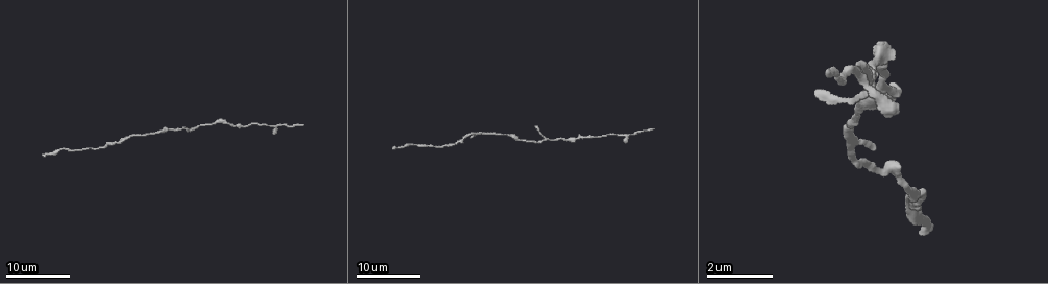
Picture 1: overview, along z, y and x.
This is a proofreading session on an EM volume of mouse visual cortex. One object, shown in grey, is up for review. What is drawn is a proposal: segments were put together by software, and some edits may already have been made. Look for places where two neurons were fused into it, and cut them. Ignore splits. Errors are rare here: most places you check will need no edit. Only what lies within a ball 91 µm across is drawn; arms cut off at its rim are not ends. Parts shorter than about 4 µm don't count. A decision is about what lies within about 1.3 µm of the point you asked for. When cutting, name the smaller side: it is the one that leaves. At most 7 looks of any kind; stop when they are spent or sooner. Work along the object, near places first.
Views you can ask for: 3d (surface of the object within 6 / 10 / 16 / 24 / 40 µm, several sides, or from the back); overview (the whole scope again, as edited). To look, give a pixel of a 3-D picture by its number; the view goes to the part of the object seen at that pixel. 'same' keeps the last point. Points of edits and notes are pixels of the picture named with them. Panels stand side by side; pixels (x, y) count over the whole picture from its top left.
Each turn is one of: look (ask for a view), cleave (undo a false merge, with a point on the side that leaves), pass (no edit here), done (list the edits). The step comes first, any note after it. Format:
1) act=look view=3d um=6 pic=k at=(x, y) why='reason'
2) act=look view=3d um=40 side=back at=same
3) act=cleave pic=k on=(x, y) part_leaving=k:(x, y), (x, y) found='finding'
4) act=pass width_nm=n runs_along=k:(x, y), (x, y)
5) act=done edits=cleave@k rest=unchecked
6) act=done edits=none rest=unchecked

act=look view=3d um=16 pic=1 at=(266, 124) why='sudden change in width'

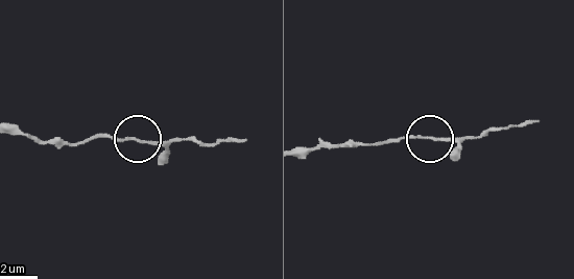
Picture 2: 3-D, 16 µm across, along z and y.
act=look view=3d um=10 pic=2 at=(143, 142) why='closer look'

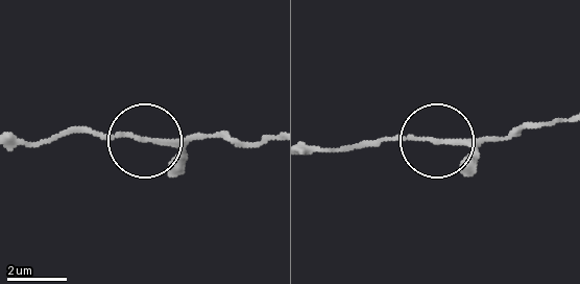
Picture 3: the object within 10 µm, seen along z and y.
act=look view=3d um=10 side=back pic=3 at=(143, 139)

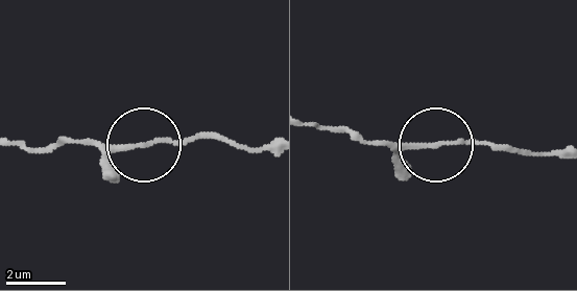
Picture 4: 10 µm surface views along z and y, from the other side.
act=pass runs_along=4:(561, 152), (362, 145) found='continuous, no second neuron'

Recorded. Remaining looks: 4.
act=look view=3d um=24 pic=1 at=(240, 124)

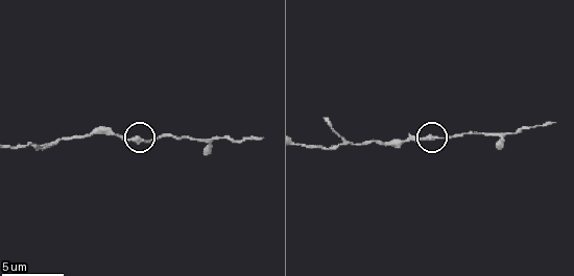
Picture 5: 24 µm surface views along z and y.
act=look view=3d um=6 pic=5 at=(429, 136)

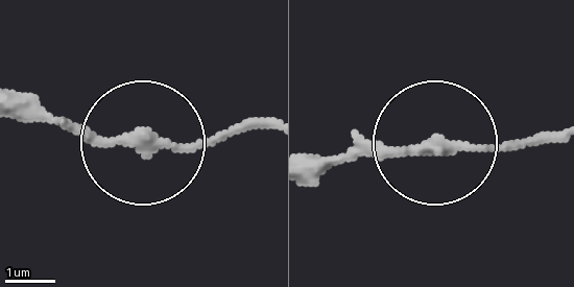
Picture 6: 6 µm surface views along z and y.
act=look view=3d um=6 side=back pic=6 at=(151, 143)

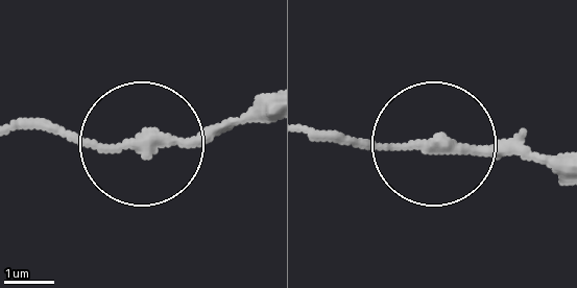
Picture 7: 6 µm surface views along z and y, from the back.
act=pass runs_along=7:(259, 116), (134, 149), (26, 124) found='all the same neuron'

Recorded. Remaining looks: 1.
act=done edits=none rest=unchecked

